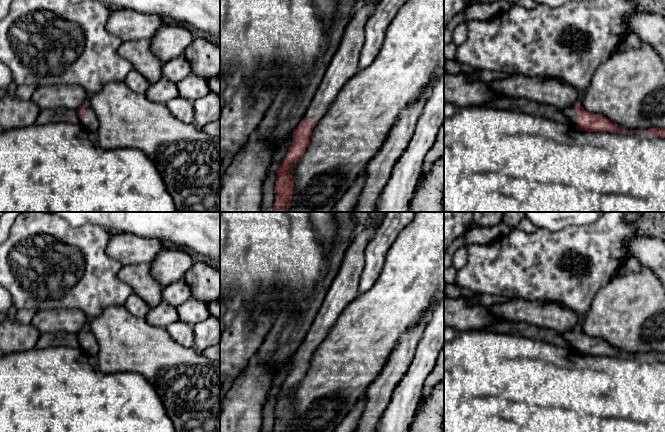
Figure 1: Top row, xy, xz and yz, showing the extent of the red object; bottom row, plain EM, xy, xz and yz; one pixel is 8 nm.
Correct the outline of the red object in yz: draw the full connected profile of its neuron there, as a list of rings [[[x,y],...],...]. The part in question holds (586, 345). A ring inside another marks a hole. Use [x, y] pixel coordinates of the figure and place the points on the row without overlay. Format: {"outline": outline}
{"outline": [[[573,329],[561,335],[567,347],[579,355],[625,356],[605,340],[588,336],[581,329]]]}

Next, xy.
{"outline": [[[80,330],[77,333],[77,339],[80,344],[80,349],[83,350],[84,354],[90,359],[94,360],[99,352],[99,345],[95,336],[90,330]]]}

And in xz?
{"outline": [[[374,217],[367,225],[356,232],[346,252],[340,257],[339,268],[323,299],[322,305],[306,336],[293,355],[291,370],[282,385],[275,392],[275,425],[271,432],[290,432],[294,405],[290,399],[290,390],[294,389],[306,375],[311,357],[316,348],[325,339],[342,312],[358,296],[360,277],[364,267],[364,252],[374,238],[382,217]]]}

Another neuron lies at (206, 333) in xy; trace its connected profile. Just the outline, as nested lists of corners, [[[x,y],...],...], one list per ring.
[[[213,316],[193,326],[194,347],[199,351],[220,343],[220,321]]]

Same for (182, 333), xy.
[[[181,320],[165,327],[171,338],[181,346],[190,348],[194,347],[194,331],[193,327]]]

